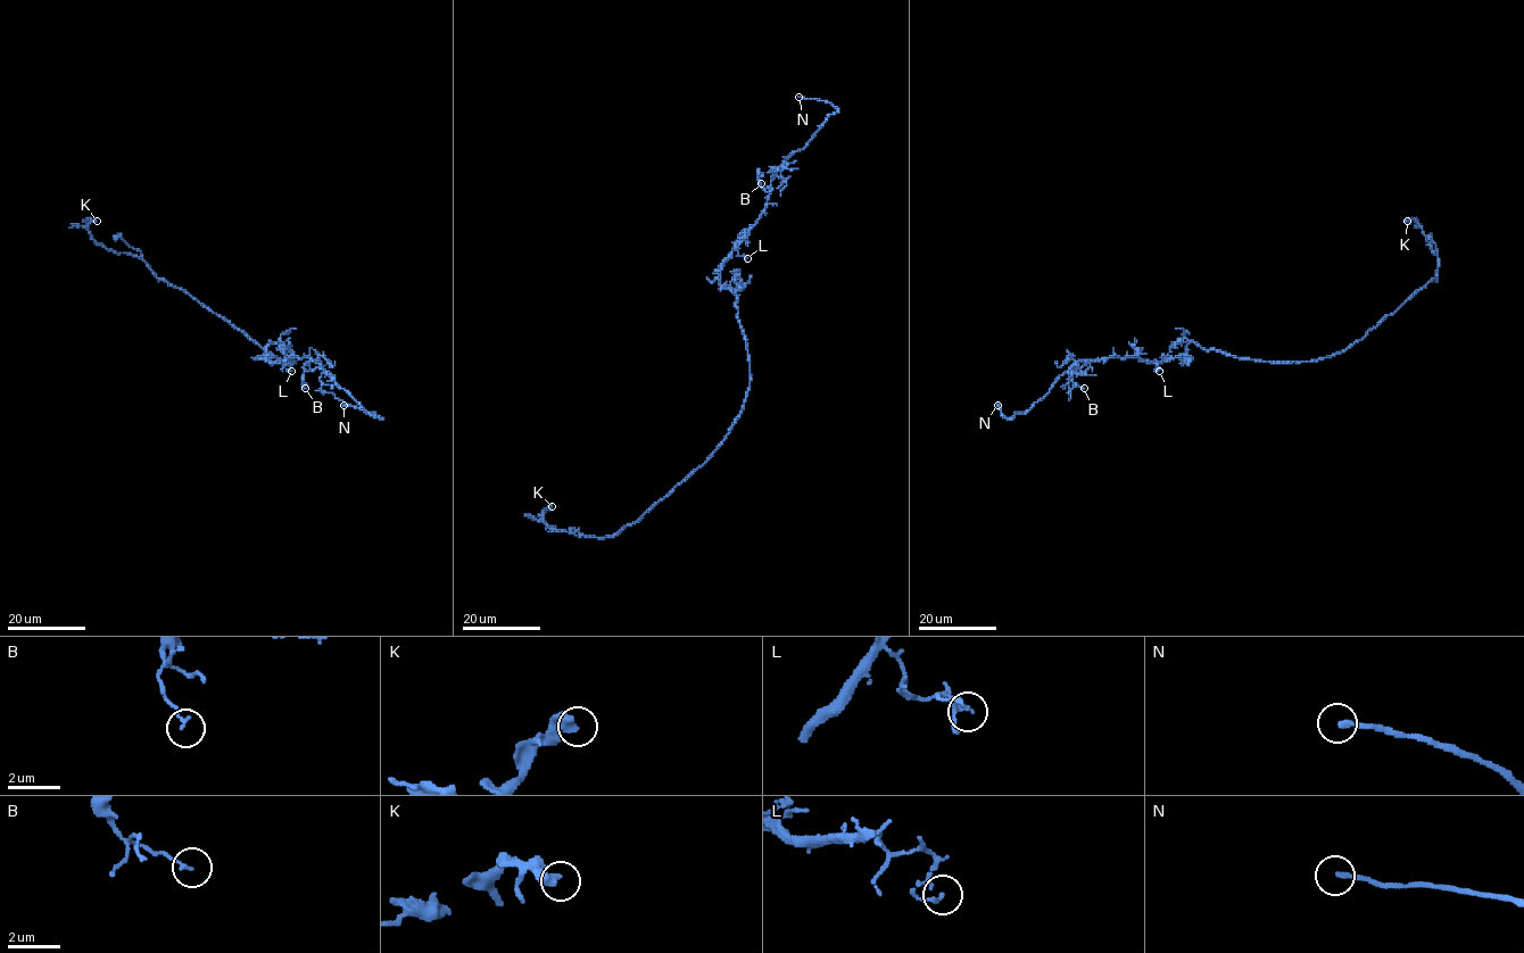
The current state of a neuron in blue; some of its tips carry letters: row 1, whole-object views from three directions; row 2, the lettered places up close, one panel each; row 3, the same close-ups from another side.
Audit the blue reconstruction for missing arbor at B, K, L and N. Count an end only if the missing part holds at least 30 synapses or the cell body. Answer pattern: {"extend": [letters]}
{"extend": ["N"]}

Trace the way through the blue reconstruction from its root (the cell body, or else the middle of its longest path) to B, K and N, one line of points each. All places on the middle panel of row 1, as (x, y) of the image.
B: (748, 354), (736, 295), (722, 287), (720, 271), (765, 206), (769, 189), (762, 187), (758, 172), (761, 183)
K: (748, 354), (750, 390), (725, 440), (635, 522), (612, 536), (576, 536), (544, 521), (552, 506)
N: (748, 354), (736, 295), (722, 287), (720, 271), (761, 215), (776, 171), (837, 110), (828, 102), (798, 97)

